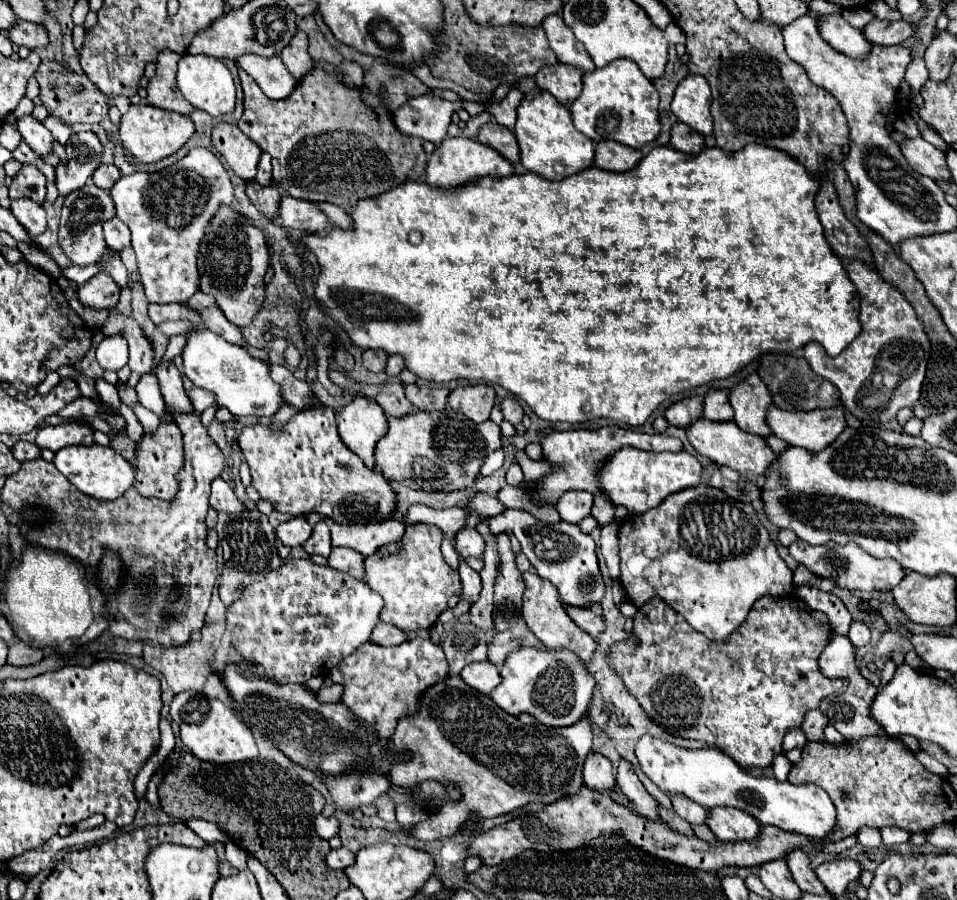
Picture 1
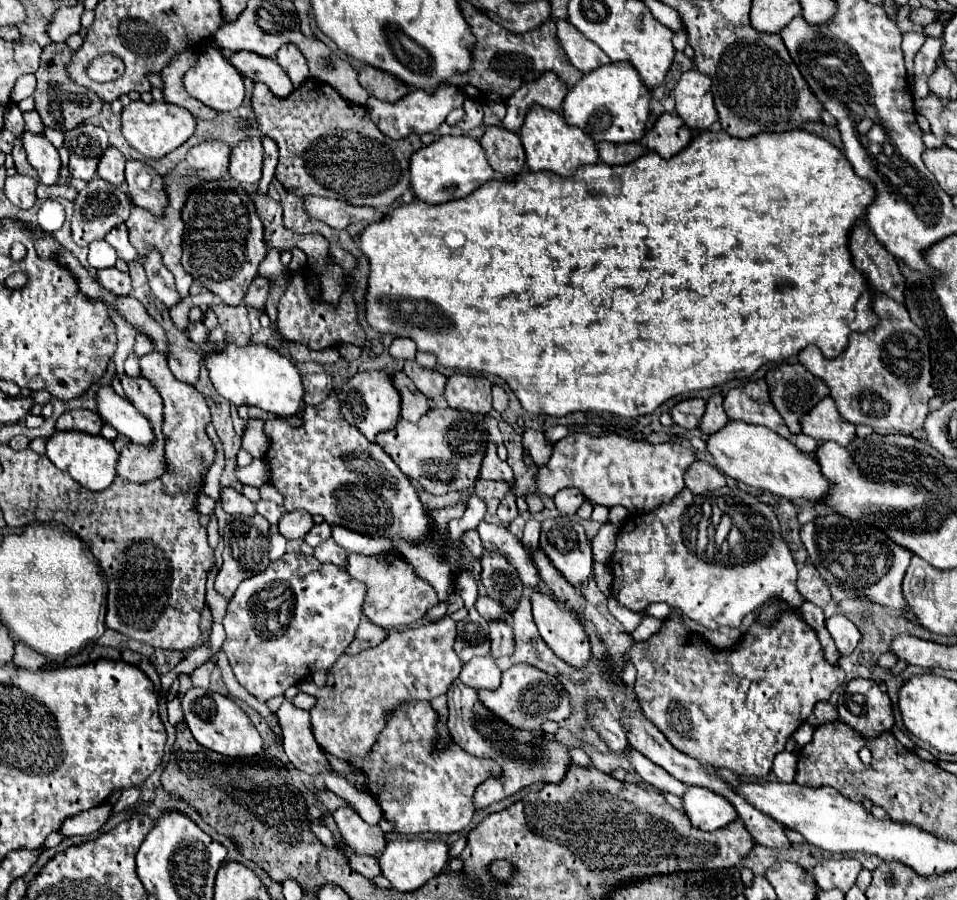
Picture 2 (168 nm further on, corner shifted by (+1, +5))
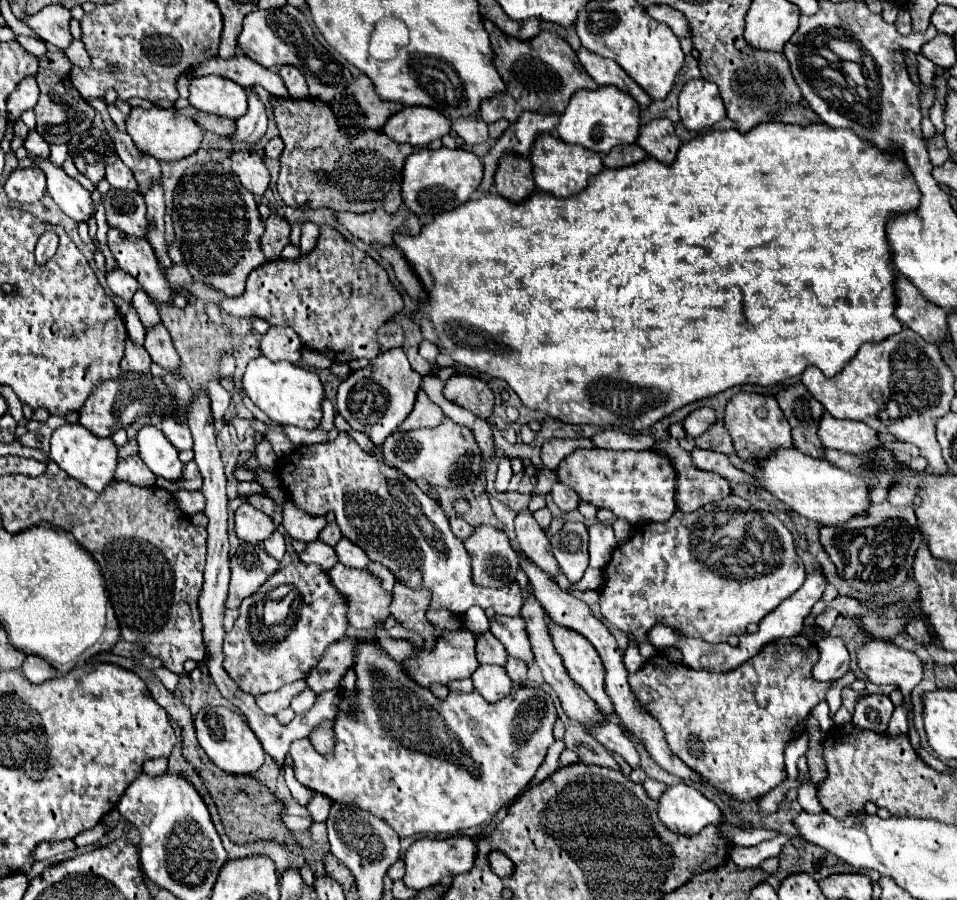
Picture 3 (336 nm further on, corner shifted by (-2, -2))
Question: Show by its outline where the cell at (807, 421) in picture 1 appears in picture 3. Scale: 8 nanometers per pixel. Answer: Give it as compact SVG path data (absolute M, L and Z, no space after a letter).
M829 412L823 414L817 436L821 444L825 444L825 448L835 448L849 454L865 454L881 446L877 432L873 432L873 428L869 428L867 424L837 420L829 416Z

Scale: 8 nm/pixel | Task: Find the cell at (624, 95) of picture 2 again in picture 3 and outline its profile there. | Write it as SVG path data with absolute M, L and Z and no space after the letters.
M599 86L595 90L577 90L571 96L569 106L561 114L557 136L563 142L579 144L587 150L607 154L617 144L633 144L639 138L641 128L641 106L629 94L617 86Z

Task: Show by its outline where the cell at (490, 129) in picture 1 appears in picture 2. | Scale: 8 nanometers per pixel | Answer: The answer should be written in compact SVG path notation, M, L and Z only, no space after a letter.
M488 127L480 139L480 145L492 169L504 179L518 177L526 167L520 137L512 131L506 131L504 127Z

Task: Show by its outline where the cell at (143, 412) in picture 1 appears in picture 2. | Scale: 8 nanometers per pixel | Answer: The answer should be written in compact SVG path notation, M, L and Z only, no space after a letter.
M138 333L136 337L136 343L134 343L134 351L138 357L144 357L146 353L152 353L154 351L154 343L150 341L150 337L146 337L144 333Z

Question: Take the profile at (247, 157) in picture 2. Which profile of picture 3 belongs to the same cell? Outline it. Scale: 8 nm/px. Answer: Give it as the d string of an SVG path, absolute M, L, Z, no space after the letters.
M237 150L231 156L233 160L233 172L239 176L241 184L257 196L263 196L263 192L269 186L269 170L265 168L263 158L255 150Z

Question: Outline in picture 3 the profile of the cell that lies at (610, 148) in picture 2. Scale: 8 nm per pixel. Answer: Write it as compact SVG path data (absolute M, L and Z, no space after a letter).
M625 144L625 146L613 148L607 156L603 156L603 164L605 168L623 168L623 166L641 162L645 158L647 154L639 144Z

